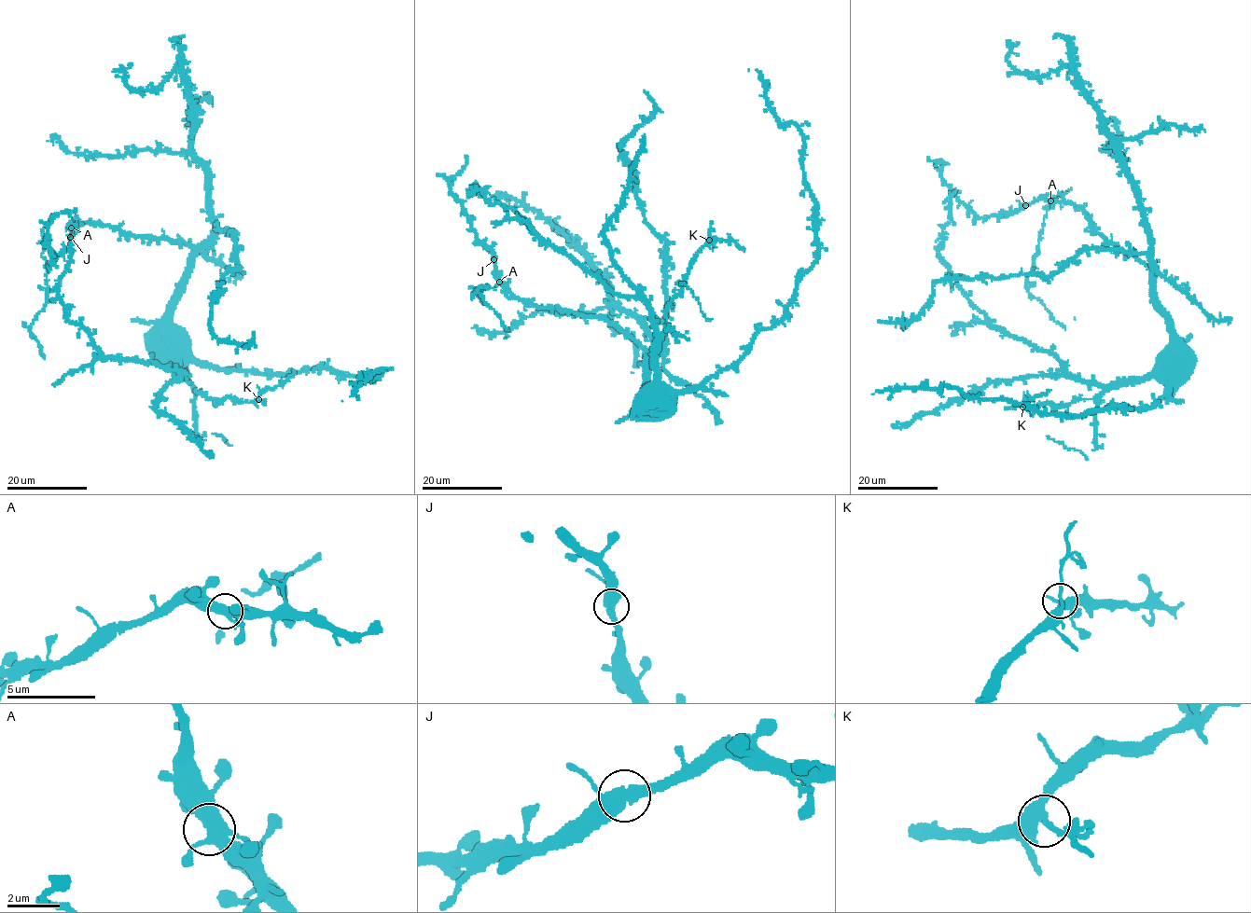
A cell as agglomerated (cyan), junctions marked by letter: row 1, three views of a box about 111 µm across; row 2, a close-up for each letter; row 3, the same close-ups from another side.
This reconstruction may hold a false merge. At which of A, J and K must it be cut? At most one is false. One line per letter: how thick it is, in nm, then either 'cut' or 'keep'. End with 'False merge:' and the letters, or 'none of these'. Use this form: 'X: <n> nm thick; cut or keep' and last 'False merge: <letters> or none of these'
A: 420 nm thick; keep
J: 420 nm thick; keep
K: 240 nm thick; cut
False merge: K

